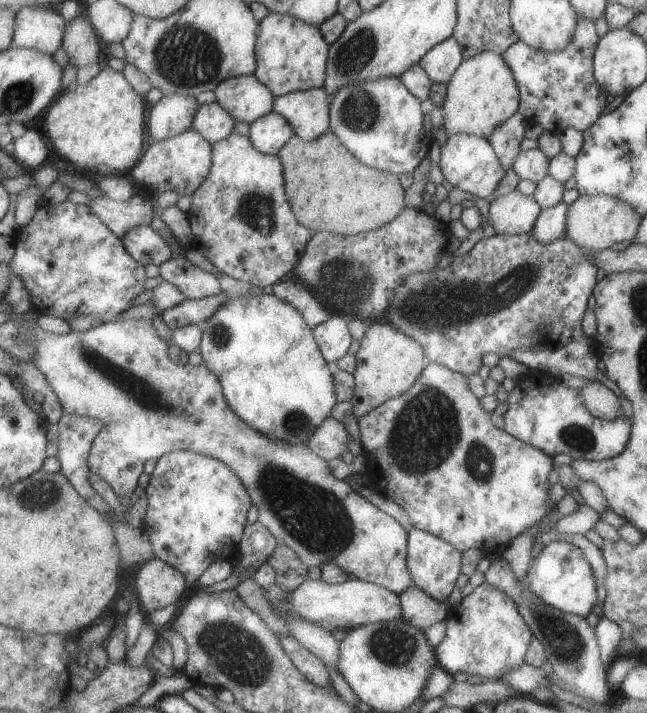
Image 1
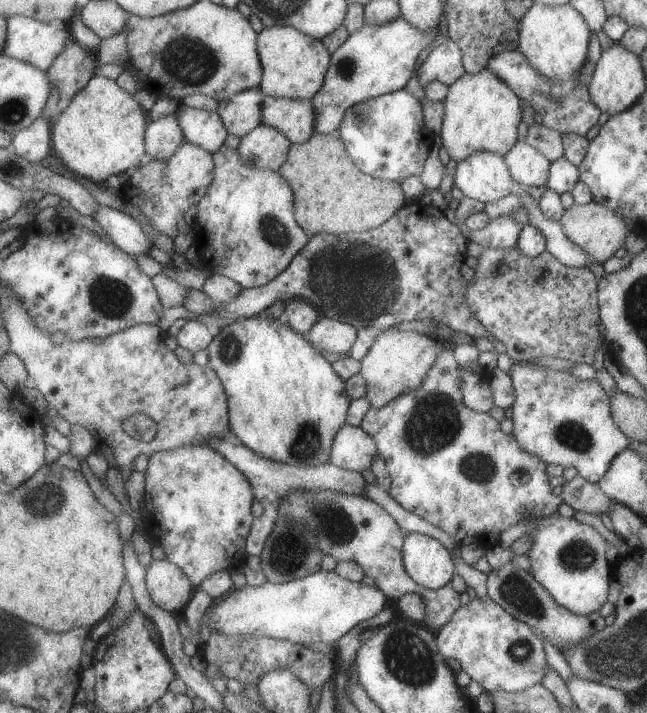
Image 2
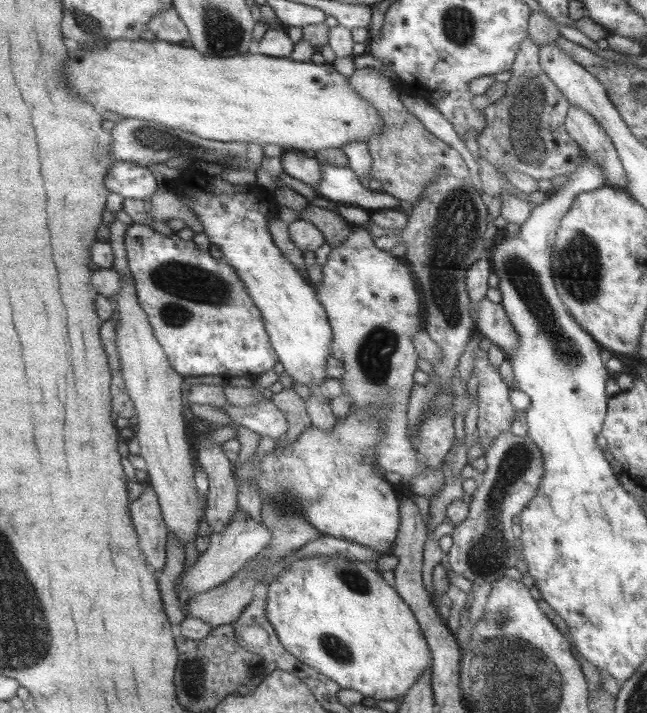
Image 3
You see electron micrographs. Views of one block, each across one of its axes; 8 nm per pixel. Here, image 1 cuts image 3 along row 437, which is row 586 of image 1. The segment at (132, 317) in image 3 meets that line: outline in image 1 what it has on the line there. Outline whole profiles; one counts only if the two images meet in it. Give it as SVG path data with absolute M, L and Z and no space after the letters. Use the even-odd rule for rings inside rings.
M154 557L140 568L135 585L140 604L152 612L175 605L185 596L190 584L177 568Z

